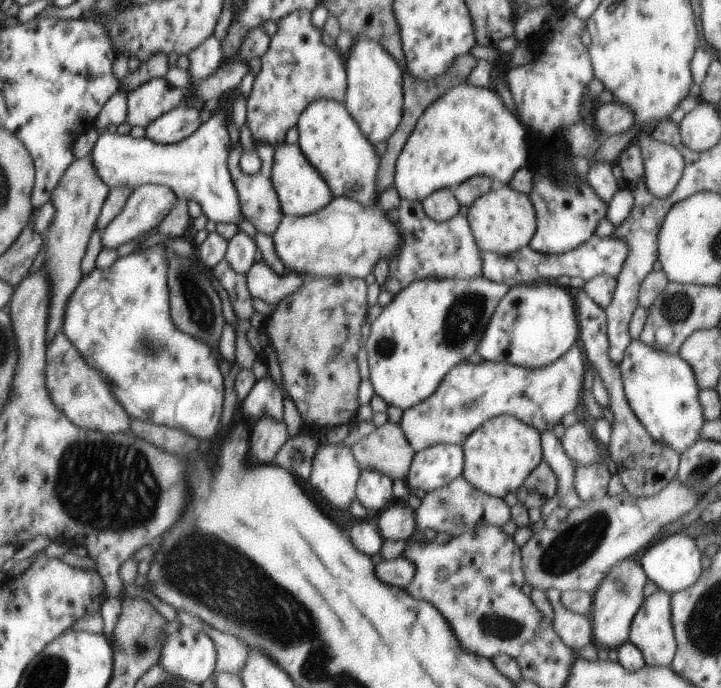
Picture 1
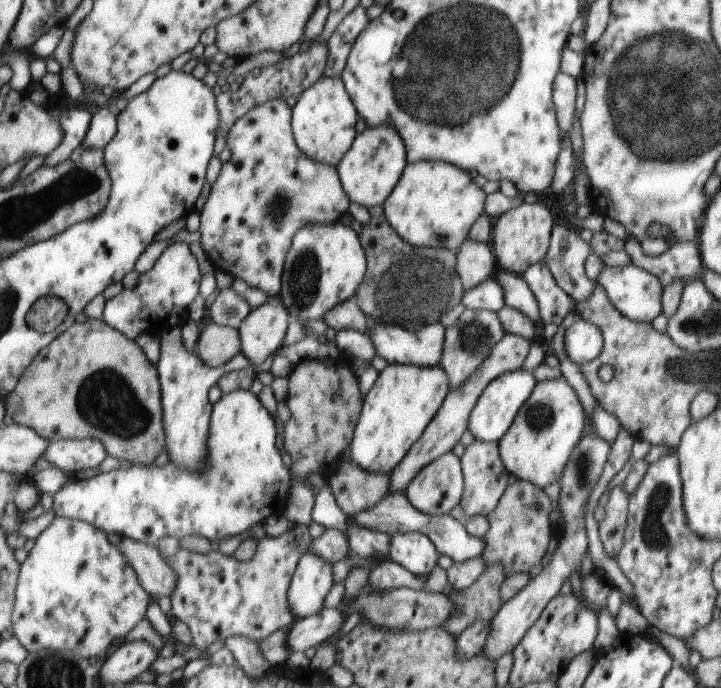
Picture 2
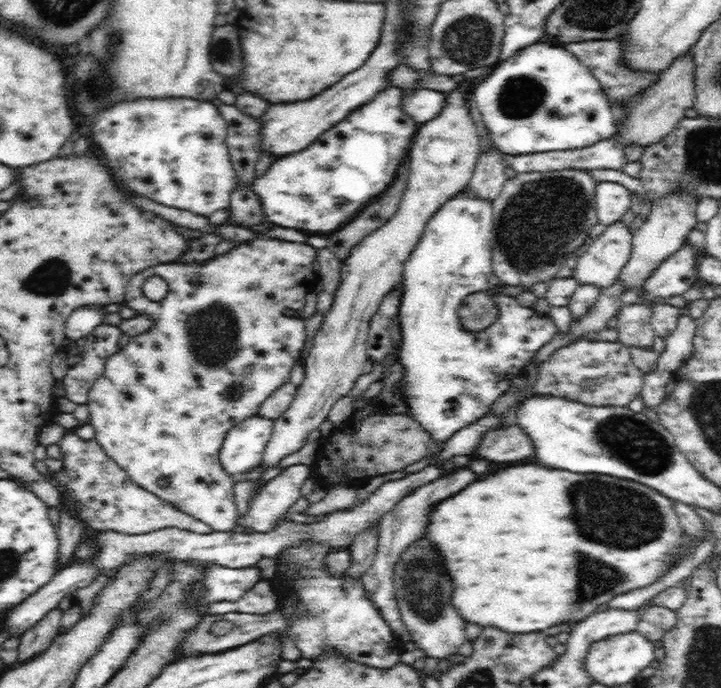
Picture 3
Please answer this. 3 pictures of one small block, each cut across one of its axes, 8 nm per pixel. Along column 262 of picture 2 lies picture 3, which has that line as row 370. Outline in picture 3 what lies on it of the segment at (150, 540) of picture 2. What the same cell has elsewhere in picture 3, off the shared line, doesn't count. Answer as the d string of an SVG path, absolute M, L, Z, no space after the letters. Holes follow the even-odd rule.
M466 186L449 198L427 222L416 248L404 264L399 283L402 294L398 318L403 339L394 352L396 360L405 368L401 400L406 403L407 414L439 443L446 442L457 430L488 413L490 406L509 389L512 380L522 374L526 362L559 332L549 316L538 316L534 309L520 306L515 297L495 290L495 286L506 284L499 282L493 273L491 258L495 253L491 243L494 224L493 202L476 197ZM488 290L498 307L498 317L488 330L469 332L460 324L459 308L469 294Z

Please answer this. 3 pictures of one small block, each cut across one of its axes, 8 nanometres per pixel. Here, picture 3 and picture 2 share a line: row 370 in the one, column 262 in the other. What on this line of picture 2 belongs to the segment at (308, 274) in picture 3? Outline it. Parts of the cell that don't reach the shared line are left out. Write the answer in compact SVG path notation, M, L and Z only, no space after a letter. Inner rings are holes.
M276 97L275 99L267 100L265 103L255 106L252 110L249 110L232 125L232 128L229 130L226 137L227 144L231 150L231 156L230 160L222 165L218 178L214 181L214 184L211 184L210 188L208 188L201 211L198 212L199 231L201 234L200 242L202 248L205 250L206 258L210 260L216 271L227 272L230 276L233 276L235 280L242 278L242 280L251 287L259 288L262 292L266 292L266 294L269 295L269 298L276 298L277 294L280 294L281 292L283 266L288 249L291 245L293 234L302 225L312 223L330 224L334 221L340 221L340 219L348 213L348 207L350 206L351 200L342 186L337 167L319 163L313 158L306 156L298 148L291 125L291 109L288 107L285 97Z

